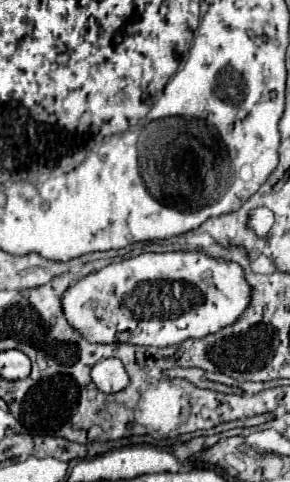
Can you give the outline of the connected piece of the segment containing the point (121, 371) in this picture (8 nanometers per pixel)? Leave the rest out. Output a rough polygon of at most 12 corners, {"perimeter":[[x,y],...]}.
{"perimeter":[[118,358],[96,364],[92,380],[106,394],[130,382]]}

